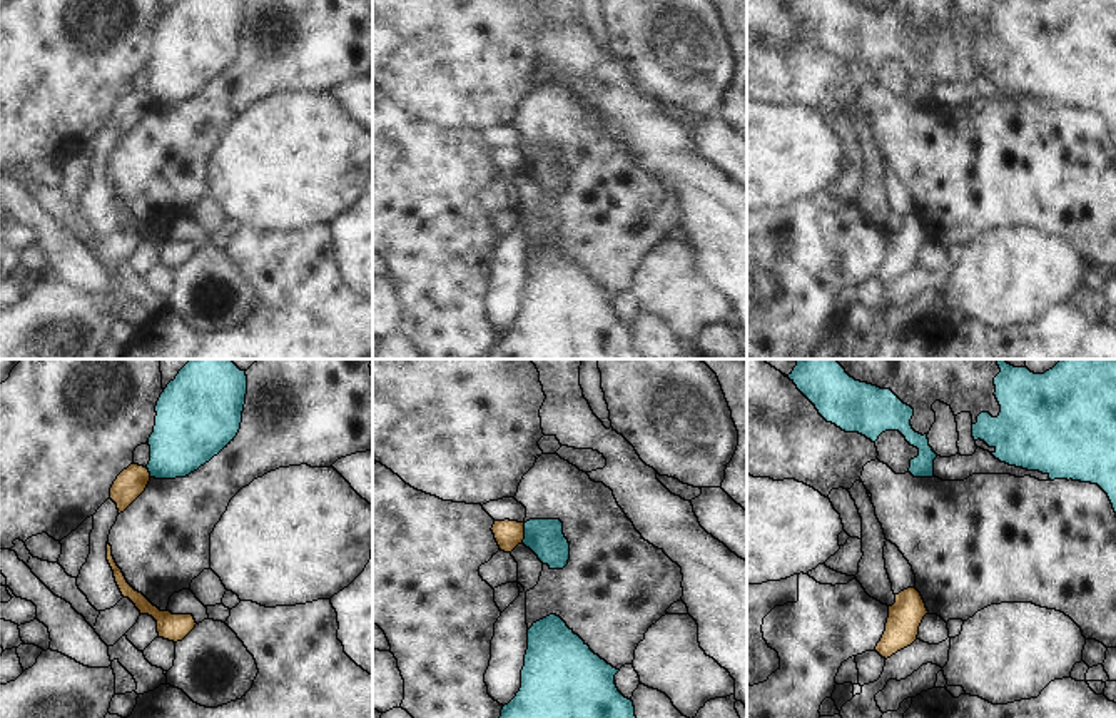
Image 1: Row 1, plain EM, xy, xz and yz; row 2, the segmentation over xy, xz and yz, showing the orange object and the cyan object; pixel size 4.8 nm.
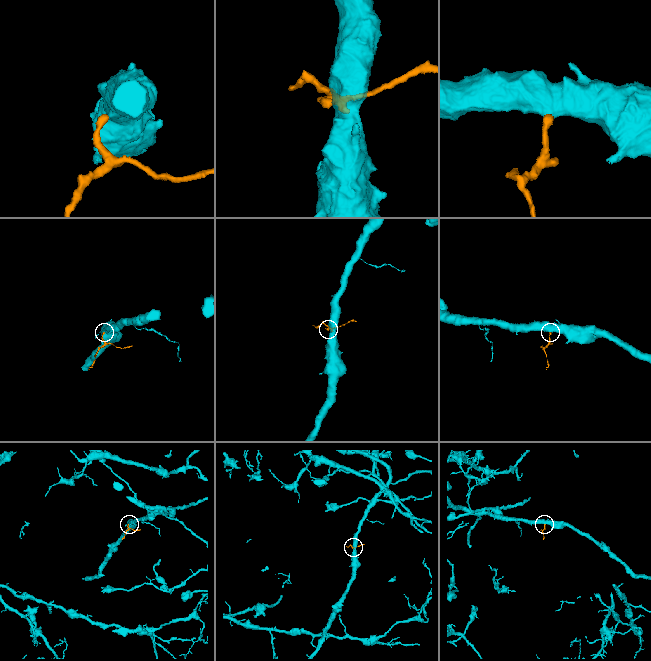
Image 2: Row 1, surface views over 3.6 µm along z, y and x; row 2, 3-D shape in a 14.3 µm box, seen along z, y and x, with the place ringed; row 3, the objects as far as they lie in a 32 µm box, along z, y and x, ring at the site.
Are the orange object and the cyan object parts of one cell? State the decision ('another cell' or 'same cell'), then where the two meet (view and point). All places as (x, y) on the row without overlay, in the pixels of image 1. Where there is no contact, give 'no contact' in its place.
another cell | xz (523, 159)

